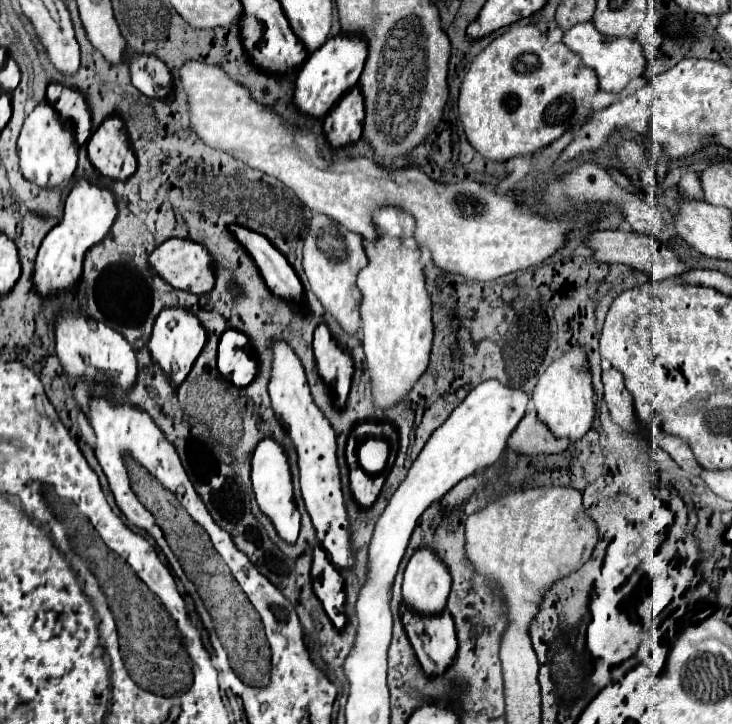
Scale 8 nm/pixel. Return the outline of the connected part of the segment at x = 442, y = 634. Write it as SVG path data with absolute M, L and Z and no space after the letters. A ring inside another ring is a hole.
M402 606L402 622L424 674L428 674L428 678L444 674L458 654L450 612L444 610L438 616L418 616Z

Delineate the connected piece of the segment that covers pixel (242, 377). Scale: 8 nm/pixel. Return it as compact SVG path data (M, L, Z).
M226 330L218 346L218 370L234 386L244 388L258 372L256 354L248 338L238 330Z

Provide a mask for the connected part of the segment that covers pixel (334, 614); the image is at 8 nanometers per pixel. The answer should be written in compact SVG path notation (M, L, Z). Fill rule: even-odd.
M314 546L312 550L312 584L314 594L322 602L328 618L334 622L338 630L344 628L346 616L344 616L344 580L328 562L328 556L320 546Z

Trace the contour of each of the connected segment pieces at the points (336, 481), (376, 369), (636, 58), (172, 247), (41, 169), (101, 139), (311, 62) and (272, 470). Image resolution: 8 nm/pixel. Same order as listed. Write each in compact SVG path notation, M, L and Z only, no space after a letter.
M274 340L272 344L272 376L270 376L268 392L278 422L284 426L286 434L294 442L298 454L302 498L314 522L318 542L330 554L336 566L348 568L352 566L352 552L350 552L350 536L348 536L348 514L342 498L340 472L336 464L336 436L330 422L322 416L318 406L312 402L304 368L298 356L294 354L294 350L284 340Z
M380 208L374 214L374 222L380 230L380 238L374 244L366 246L368 254L368 266L358 274L358 288L364 294L362 306L360 306L360 318L362 318L362 346L366 354L366 366L370 372L370 384L372 384L372 398L374 406L380 410L396 406L404 396L410 394L412 386L420 380L420 376L426 372L430 362L430 350L432 350L432 308L430 308L430 296L424 286L424 274L420 264L420 252L416 250L416 242L412 240L414 234L414 218L398 208Z
M584 22L578 26L572 26L566 34L564 34L564 44L580 56L580 60L584 62L584 66L592 68L598 74L600 80L600 90L604 92L622 92L634 78L640 78L646 72L648 66L648 58L646 52L642 48L642 44L638 40L630 40L630 38L608 38L600 32L596 32L596 28L592 26L592 22Z
M170 238L164 244L156 246L156 250L148 256L148 264L156 274L170 284L176 290L186 290L192 294L204 294L212 290L214 284L214 270L212 270L212 258L206 252L204 246L192 242L192 240L180 240L180 238Z
M46 102L38 104L24 120L20 138L18 138L18 158L20 170L24 178L40 188L60 188L64 182L72 180L76 162L78 162L78 146L74 144L74 136L70 128L58 118L54 108Z
M118 116L106 118L86 144L88 158L96 172L108 180L126 182L136 172L134 154L128 148L126 130Z
M340 34L328 40L322 48L312 52L298 70L296 90L292 98L294 108L300 114L310 116L314 120L324 118L328 110L332 110L332 104L336 104L344 94L348 94L348 90L352 90L352 86L358 84L364 60L366 60L366 42L362 38L346 38L346 36L342 38Z
M264 438L254 450L252 486L254 486L254 498L256 498L262 514L272 520L278 536L284 542L294 544L298 538L298 530L300 530L300 514L296 510L294 496L292 496L292 478L290 478L290 470L288 470L288 460L286 460L282 446L270 438Z

